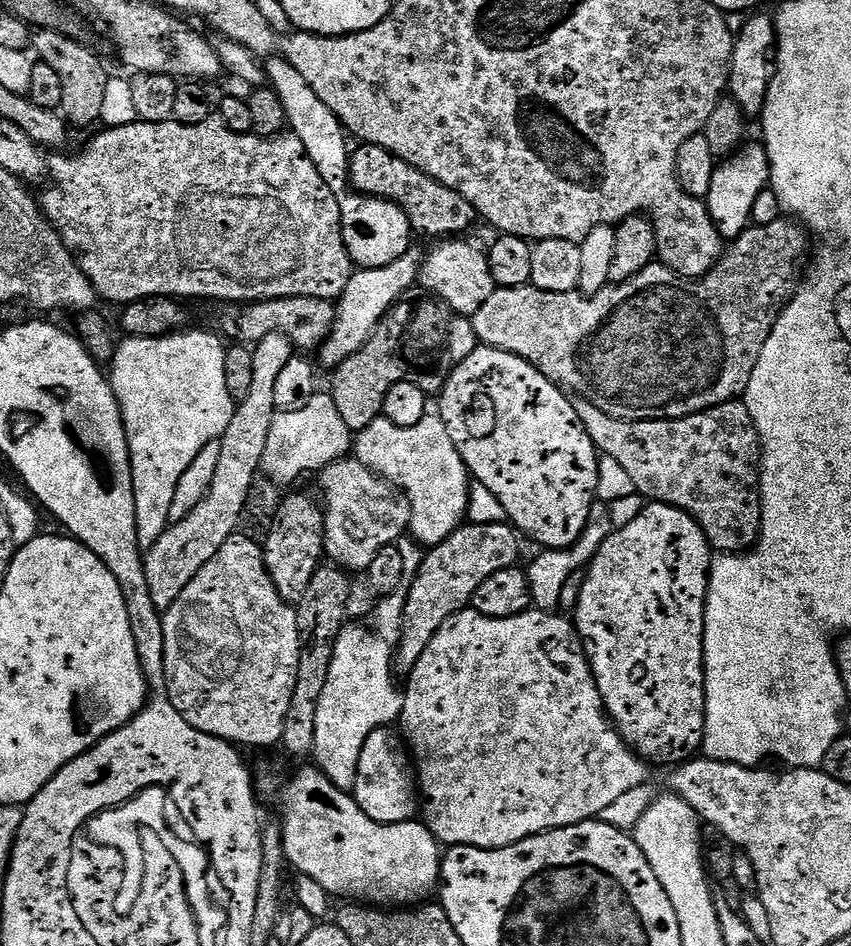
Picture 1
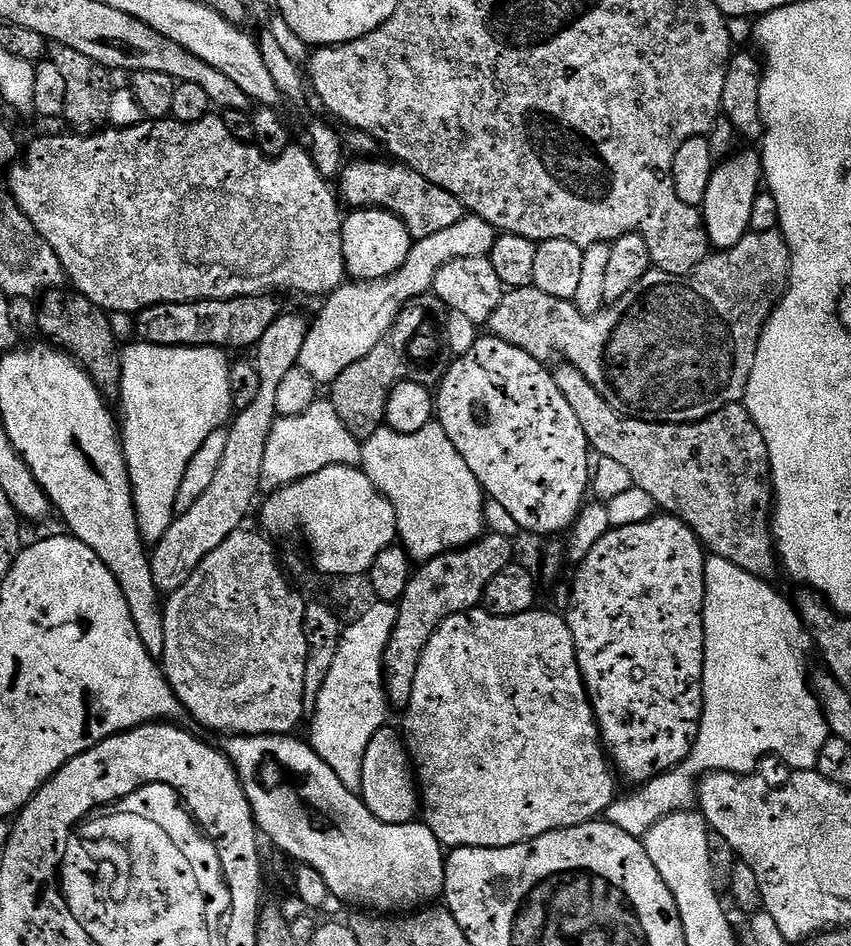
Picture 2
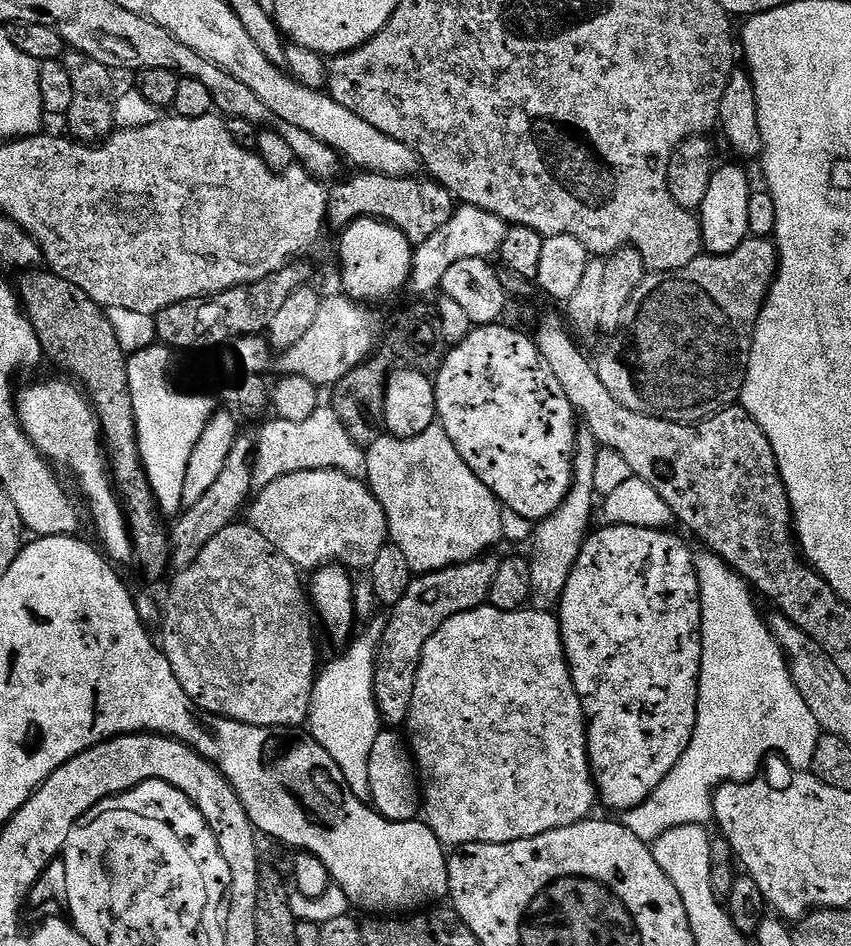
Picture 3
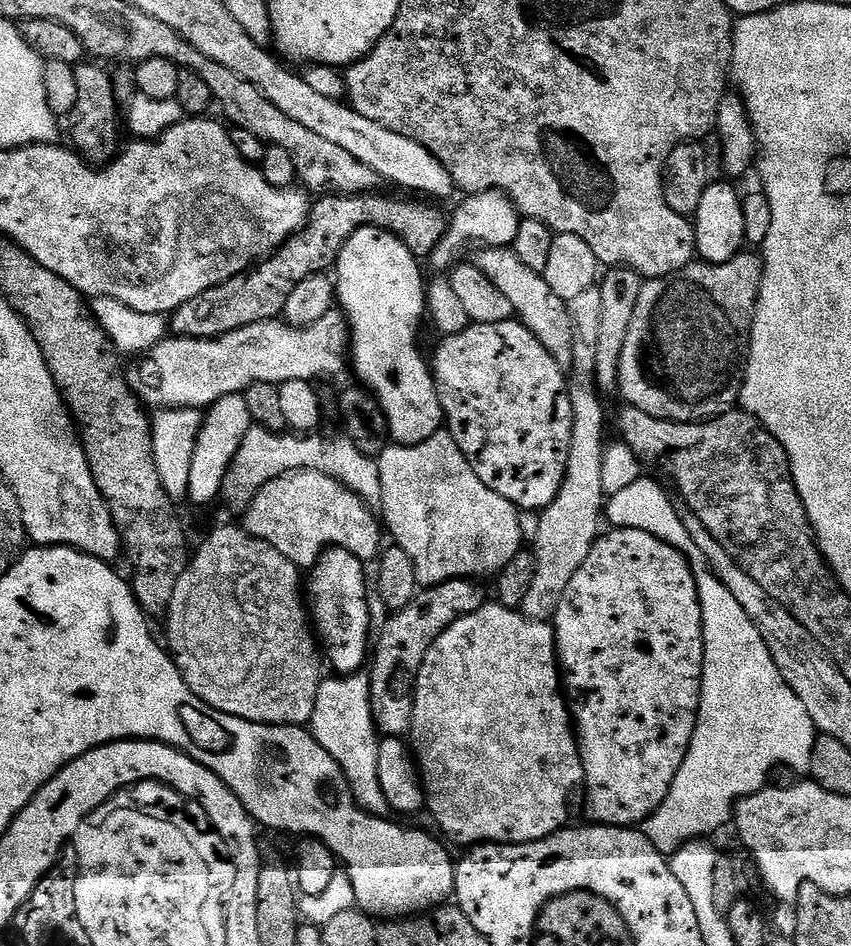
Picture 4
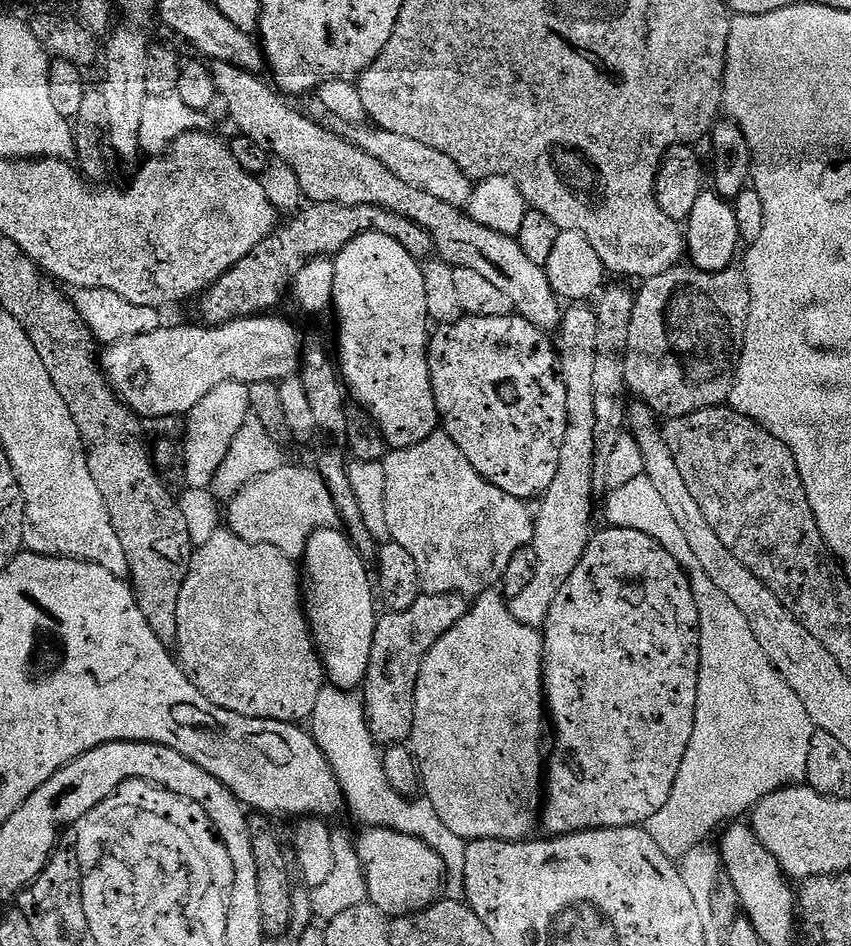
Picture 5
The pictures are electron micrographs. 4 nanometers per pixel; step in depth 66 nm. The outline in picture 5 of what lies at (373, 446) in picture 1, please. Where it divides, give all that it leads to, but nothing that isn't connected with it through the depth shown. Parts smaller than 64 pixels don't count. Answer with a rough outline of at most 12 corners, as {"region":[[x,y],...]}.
{"region":[[447,432],[389,451],[384,524],[427,595],[491,592],[529,505]]}

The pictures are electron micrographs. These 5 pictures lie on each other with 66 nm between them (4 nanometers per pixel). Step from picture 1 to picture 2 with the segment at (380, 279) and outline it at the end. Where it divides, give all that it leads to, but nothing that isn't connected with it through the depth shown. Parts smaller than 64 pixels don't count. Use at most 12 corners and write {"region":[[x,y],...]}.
{"region":[[465,214],[415,241],[381,280],[341,284],[299,368],[331,386],[387,336],[442,265],[488,256],[498,230]]}

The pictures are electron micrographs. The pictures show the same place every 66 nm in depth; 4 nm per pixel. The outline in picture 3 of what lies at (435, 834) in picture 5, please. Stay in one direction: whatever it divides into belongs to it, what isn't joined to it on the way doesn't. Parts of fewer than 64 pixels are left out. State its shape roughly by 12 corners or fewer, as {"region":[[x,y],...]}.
{"region":[[383,623],[319,669],[306,721],[352,793],[370,797]]}

